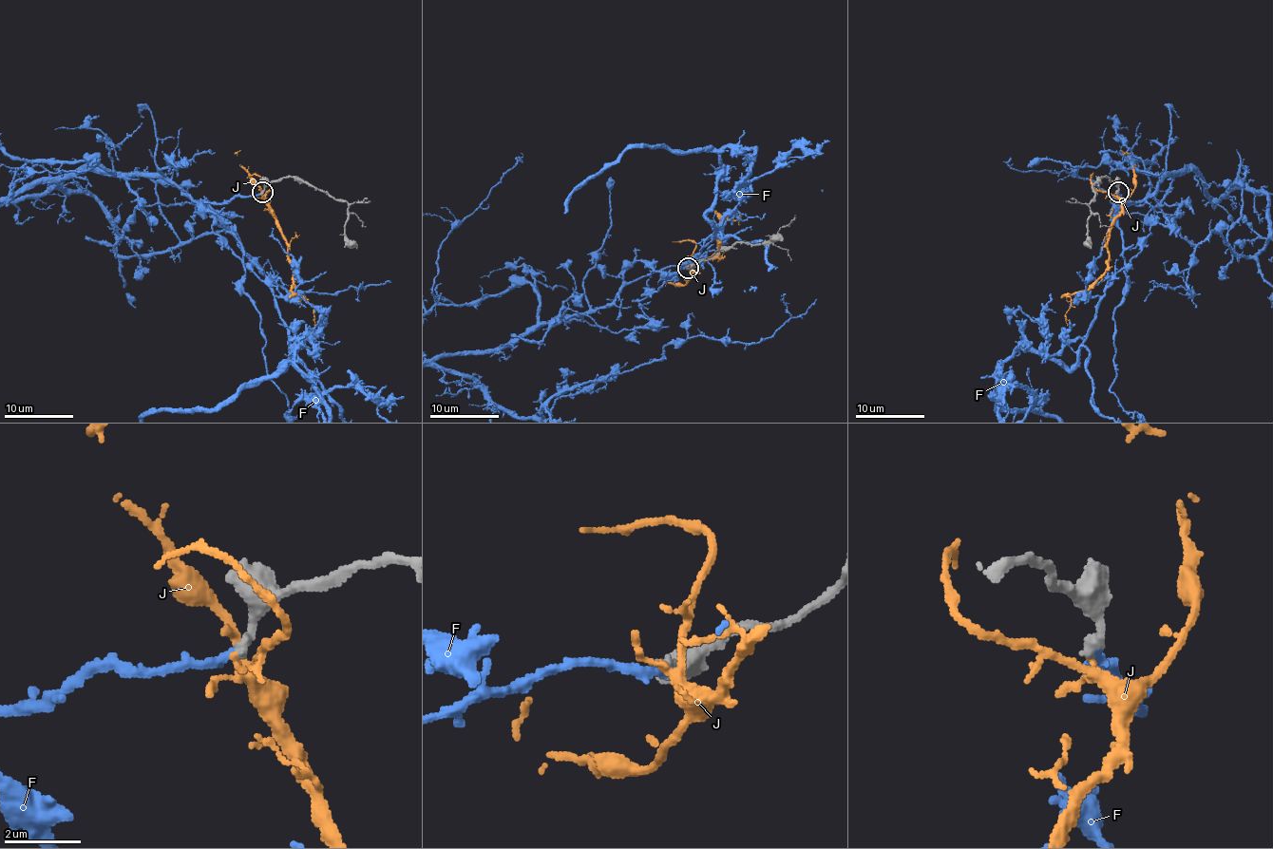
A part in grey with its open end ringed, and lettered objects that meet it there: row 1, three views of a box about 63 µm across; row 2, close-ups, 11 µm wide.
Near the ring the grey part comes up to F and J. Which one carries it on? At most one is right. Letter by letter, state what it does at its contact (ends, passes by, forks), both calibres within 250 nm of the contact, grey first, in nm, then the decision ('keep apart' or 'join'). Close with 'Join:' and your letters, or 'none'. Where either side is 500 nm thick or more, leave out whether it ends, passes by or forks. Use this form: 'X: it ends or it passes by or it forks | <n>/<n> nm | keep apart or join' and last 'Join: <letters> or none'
F: it ends | 280/260 nm | join
J: it forks | 240/130 nm | keep apart
Join: F

